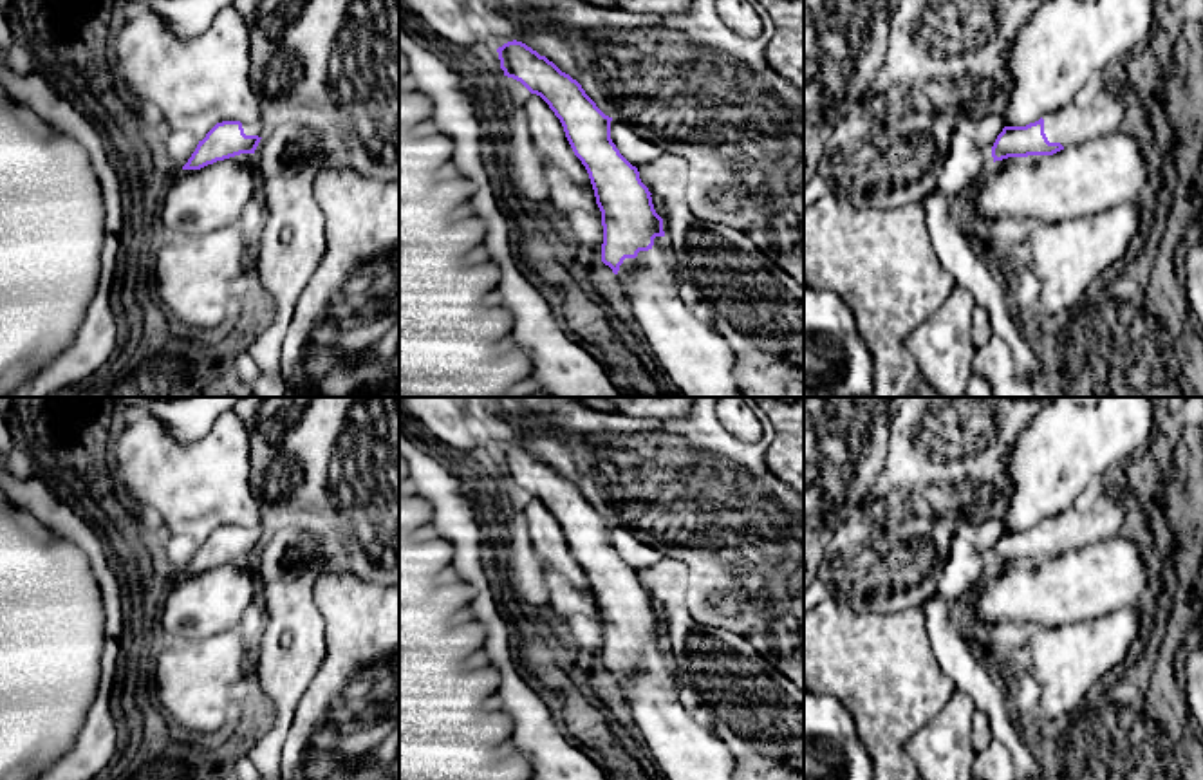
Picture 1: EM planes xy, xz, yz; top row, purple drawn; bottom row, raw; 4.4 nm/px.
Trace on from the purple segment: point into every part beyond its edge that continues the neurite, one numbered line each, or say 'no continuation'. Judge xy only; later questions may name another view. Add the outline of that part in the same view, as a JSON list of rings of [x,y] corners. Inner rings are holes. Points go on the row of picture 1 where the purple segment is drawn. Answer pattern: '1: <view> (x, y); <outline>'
1: xy (250, 129); [[[242,123],[246,135],[258,135],[264,137],[264,126],[260,123]]]

